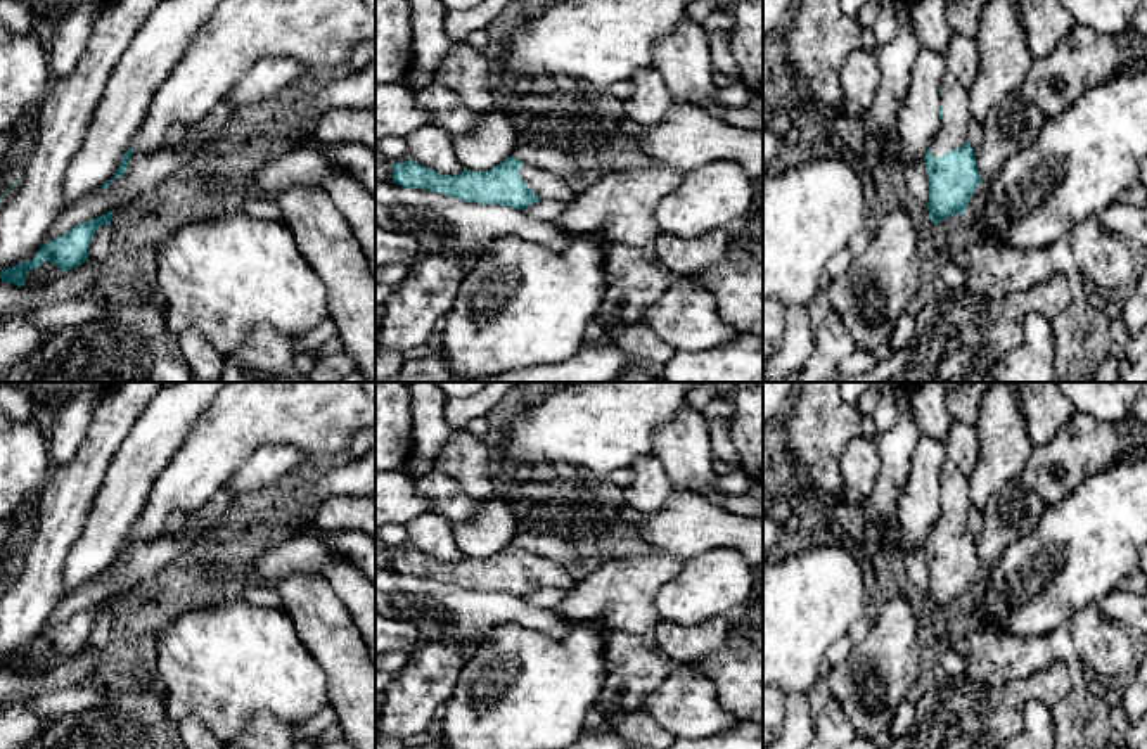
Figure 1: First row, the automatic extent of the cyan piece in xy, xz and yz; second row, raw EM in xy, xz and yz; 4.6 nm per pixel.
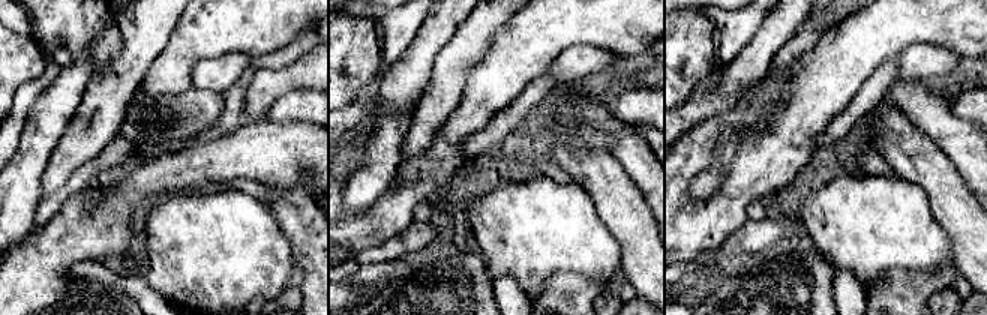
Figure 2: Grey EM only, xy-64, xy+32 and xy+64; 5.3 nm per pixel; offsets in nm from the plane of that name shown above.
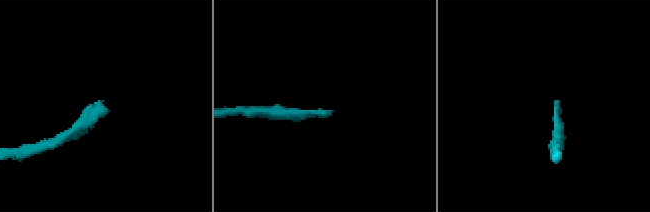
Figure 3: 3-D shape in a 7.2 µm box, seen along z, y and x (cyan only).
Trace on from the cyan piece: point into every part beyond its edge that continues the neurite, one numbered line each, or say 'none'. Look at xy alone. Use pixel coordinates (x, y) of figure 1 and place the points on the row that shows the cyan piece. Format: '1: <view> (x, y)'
1: xy (320, 35)

